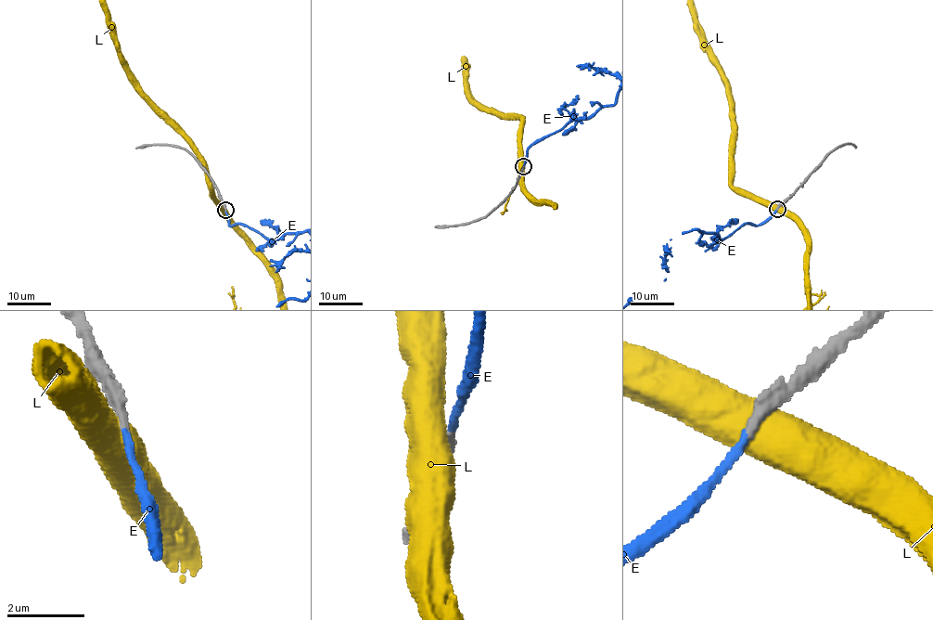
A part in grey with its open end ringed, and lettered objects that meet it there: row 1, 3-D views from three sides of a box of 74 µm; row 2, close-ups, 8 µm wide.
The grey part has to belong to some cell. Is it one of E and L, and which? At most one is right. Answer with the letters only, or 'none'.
E

